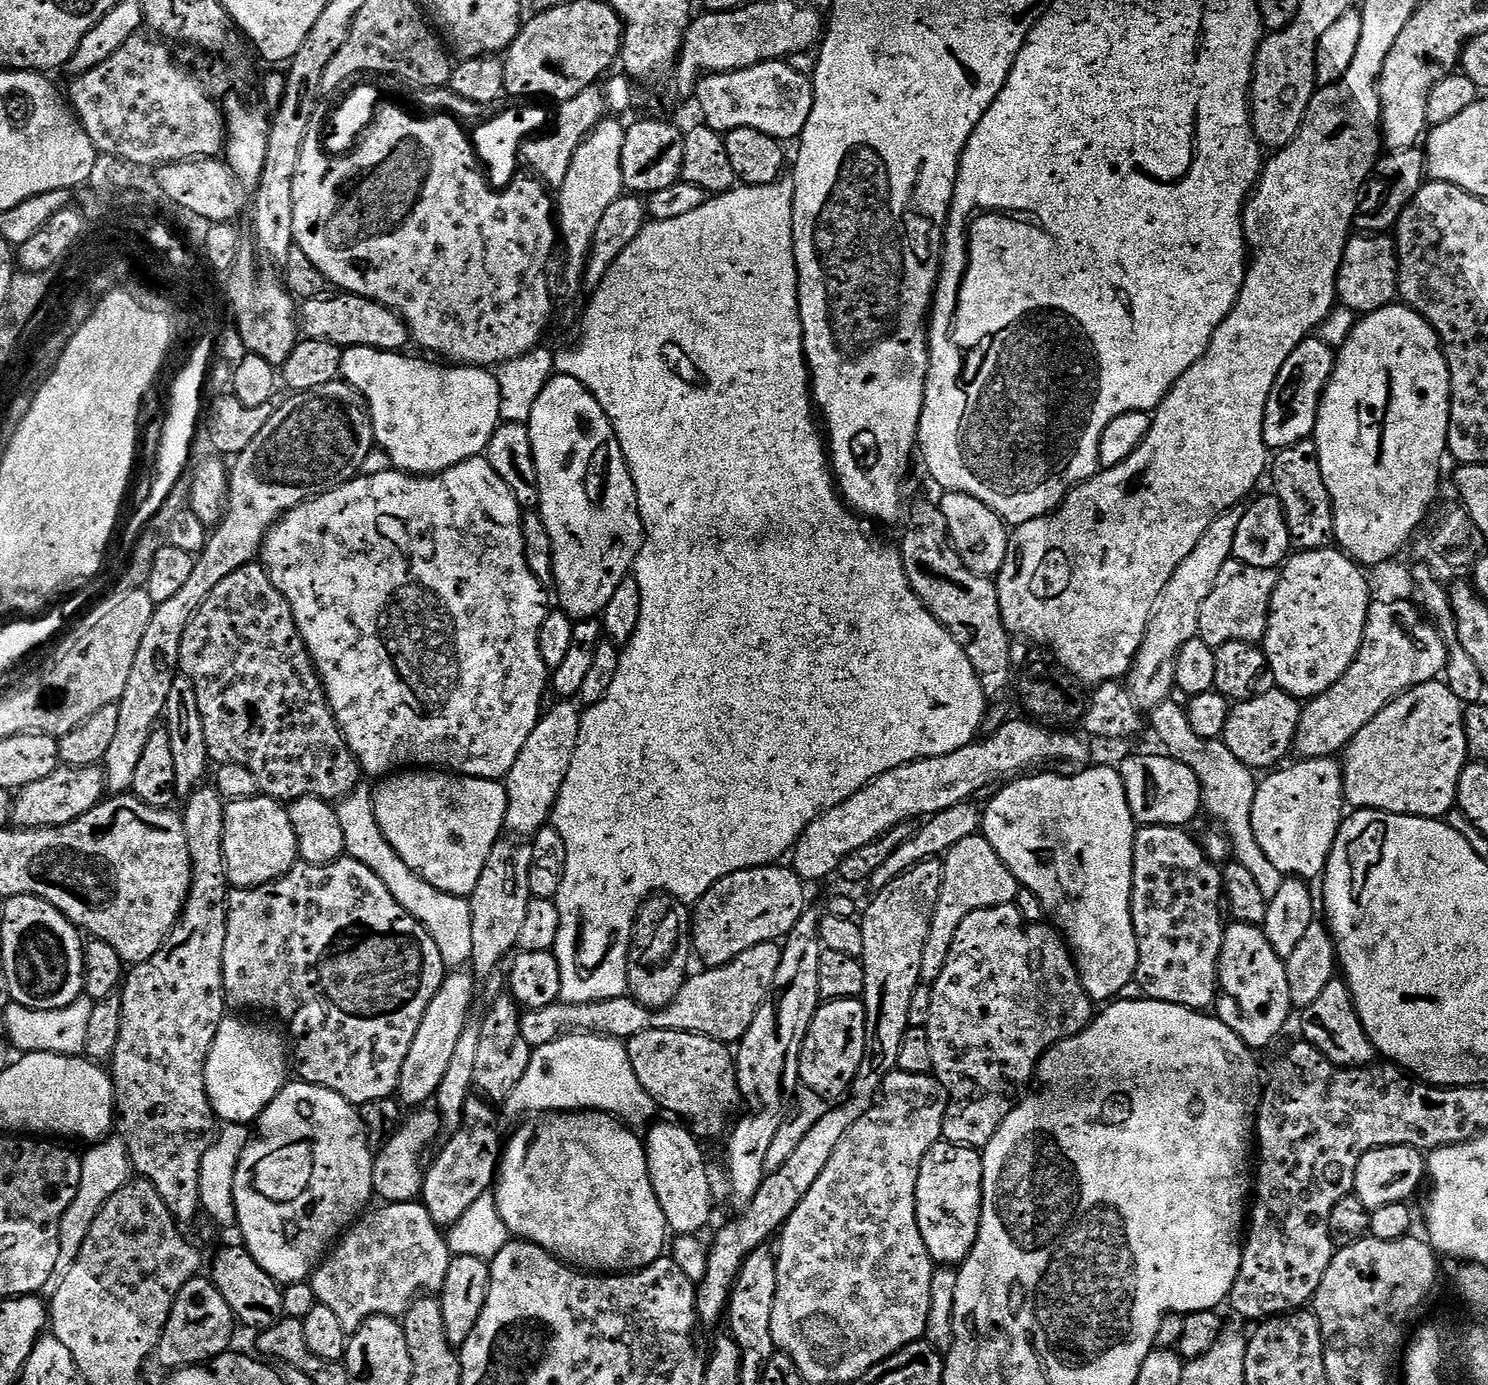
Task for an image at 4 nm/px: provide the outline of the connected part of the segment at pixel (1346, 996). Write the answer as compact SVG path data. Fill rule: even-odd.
M1343 978L1332 980L1321 996L1309 1008L1303 1009L1302 1016L1304 1016L1303 1039L1314 1045L1324 1055L1324 1059L1332 1064L1338 1064L1342 1068L1362 1068L1377 1059L1376 1047L1372 1045L1360 1021L1347 980Z

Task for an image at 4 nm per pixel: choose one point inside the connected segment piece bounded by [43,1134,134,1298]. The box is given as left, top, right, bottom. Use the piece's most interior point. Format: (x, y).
(107, 1167)

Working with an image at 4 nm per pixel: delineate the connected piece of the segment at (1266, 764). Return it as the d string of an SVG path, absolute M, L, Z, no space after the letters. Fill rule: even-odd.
M1261 691L1258 696L1239 701L1228 713L1228 722L1222 737L1234 758L1253 770L1272 770L1283 765L1289 759L1288 751L1293 751L1300 730L1301 701L1288 692L1268 691Z

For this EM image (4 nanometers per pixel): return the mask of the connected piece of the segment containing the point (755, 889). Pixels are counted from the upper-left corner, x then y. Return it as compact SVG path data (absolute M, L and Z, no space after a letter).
M774 863L761 868L747 868L738 870L734 874L726 874L726 878L714 882L714 886L710 886L710 890L706 890L704 897L695 901L692 942L695 955L699 959L701 956L707 967L722 966L726 962L738 958L738 954L750 950L750 946L783 941L790 934L790 930L794 930L798 918L802 918L805 908L809 907L810 900L804 893L806 882L796 873L796 869L791 866L780 867L784 866Z

